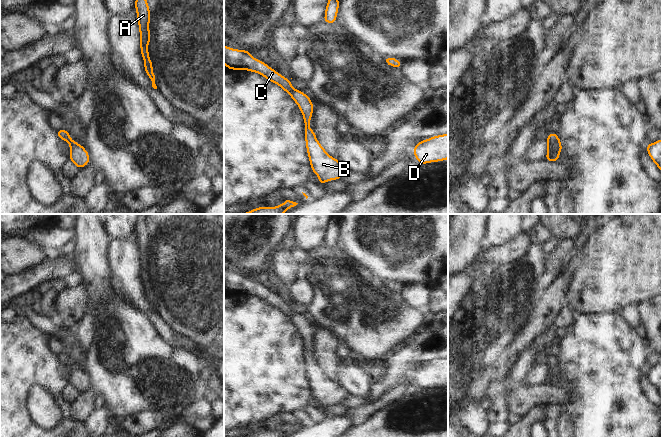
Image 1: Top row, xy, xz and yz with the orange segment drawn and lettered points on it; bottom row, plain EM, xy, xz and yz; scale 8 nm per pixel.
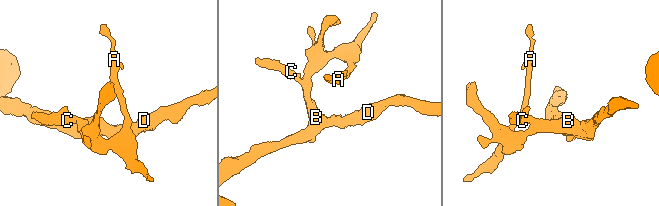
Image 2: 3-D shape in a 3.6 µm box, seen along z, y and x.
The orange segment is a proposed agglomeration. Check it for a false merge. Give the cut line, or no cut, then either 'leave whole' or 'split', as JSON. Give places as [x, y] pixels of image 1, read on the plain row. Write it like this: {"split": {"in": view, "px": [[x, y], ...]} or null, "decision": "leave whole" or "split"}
{"split": null, "decision": "leave whole"}

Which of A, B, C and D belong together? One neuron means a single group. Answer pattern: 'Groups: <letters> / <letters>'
Groups: A B C D.

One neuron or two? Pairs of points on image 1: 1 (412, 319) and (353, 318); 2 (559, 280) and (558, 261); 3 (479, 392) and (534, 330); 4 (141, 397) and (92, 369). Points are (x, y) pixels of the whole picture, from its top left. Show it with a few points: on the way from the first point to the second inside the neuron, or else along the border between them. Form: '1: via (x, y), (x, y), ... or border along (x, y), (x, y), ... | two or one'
1: via (397, 319), (374, 319), (368, 325) | one
2: border along (560, 270), (552, 277) | two
3: via (489, 377), (519, 345) | one
4: via (129, 385), (117, 373), (111, 373), (104, 369) | one

